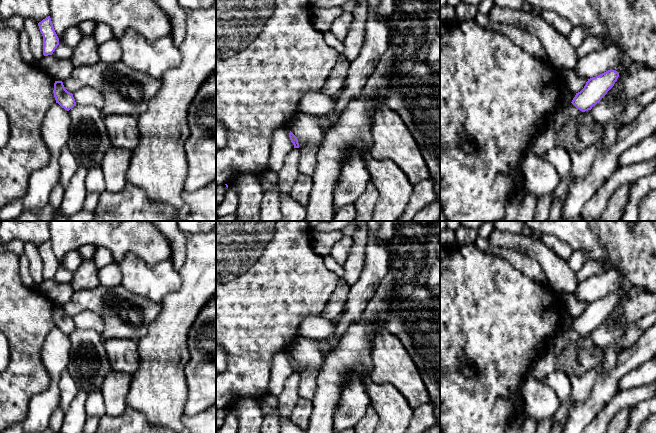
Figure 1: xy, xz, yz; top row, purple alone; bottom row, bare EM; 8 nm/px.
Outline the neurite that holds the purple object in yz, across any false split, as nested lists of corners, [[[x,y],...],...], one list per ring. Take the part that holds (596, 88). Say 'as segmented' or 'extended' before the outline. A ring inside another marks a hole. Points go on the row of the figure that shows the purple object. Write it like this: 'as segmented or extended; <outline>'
as segmented; [[[608,70],[588,79],[584,88],[576,93],[571,103],[582,112],[591,110],[614,86],[618,77],[617,71]]]

